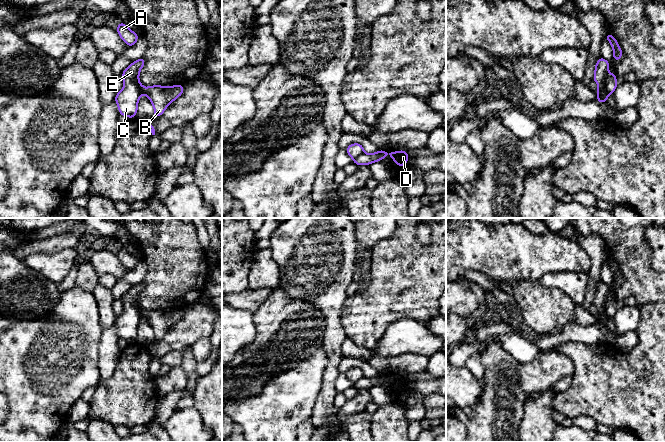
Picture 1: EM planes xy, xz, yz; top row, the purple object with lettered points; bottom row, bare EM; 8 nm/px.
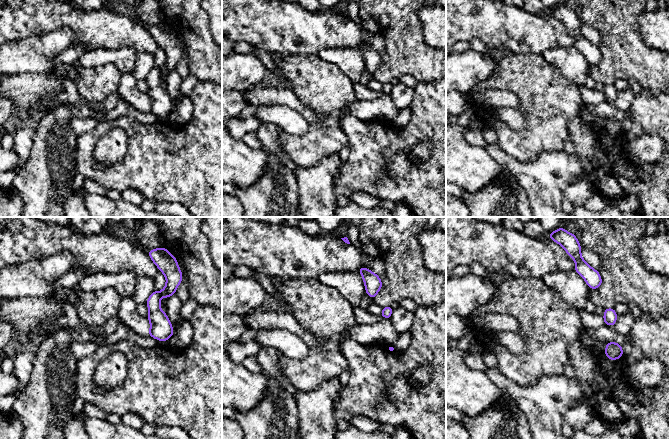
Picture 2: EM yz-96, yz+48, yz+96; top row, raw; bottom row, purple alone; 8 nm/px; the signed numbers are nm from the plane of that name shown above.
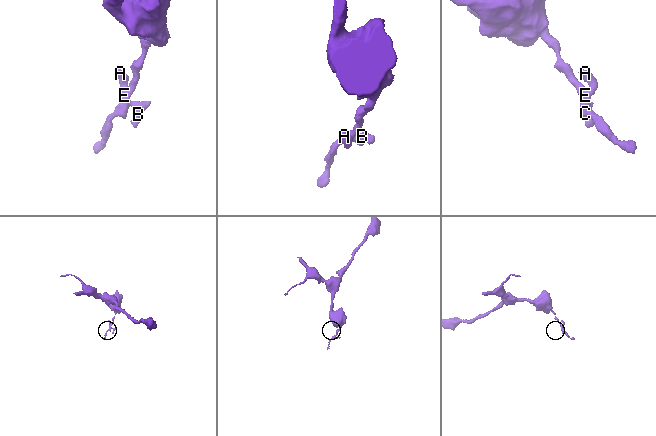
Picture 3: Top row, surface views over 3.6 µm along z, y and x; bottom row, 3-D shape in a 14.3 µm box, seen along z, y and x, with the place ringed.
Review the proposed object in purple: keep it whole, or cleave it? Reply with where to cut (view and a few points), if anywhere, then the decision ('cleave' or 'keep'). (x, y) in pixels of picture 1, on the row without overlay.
cut yz (605, 303), (605, 313), (610, 318); cleave

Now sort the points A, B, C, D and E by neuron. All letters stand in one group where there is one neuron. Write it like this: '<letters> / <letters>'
A B D / C E

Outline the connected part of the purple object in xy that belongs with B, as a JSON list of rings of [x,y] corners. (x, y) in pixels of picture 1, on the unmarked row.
[[[138,305],[138,312],[142,318],[145,318],[151,325],[154,331],[154,341],[161,340],[165,333],[184,315],[184,309],[175,310],[161,310],[154,309],[149,311],[143,311]]]

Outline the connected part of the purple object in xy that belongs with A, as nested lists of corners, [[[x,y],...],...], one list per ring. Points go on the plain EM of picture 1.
[[[120,246],[116,253],[121,263],[129,270],[132,271],[137,266],[139,260],[134,257],[127,249]]]

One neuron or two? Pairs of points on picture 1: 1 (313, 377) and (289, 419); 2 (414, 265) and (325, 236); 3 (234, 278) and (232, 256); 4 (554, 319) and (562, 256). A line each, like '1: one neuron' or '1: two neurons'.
1: one neuron
2: two neurons
3: one neuron
4: two neurons

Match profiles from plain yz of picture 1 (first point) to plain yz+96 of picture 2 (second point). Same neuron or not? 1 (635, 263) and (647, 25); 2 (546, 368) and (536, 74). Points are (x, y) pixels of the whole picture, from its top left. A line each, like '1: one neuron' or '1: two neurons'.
1: two neurons
2: one neuron

